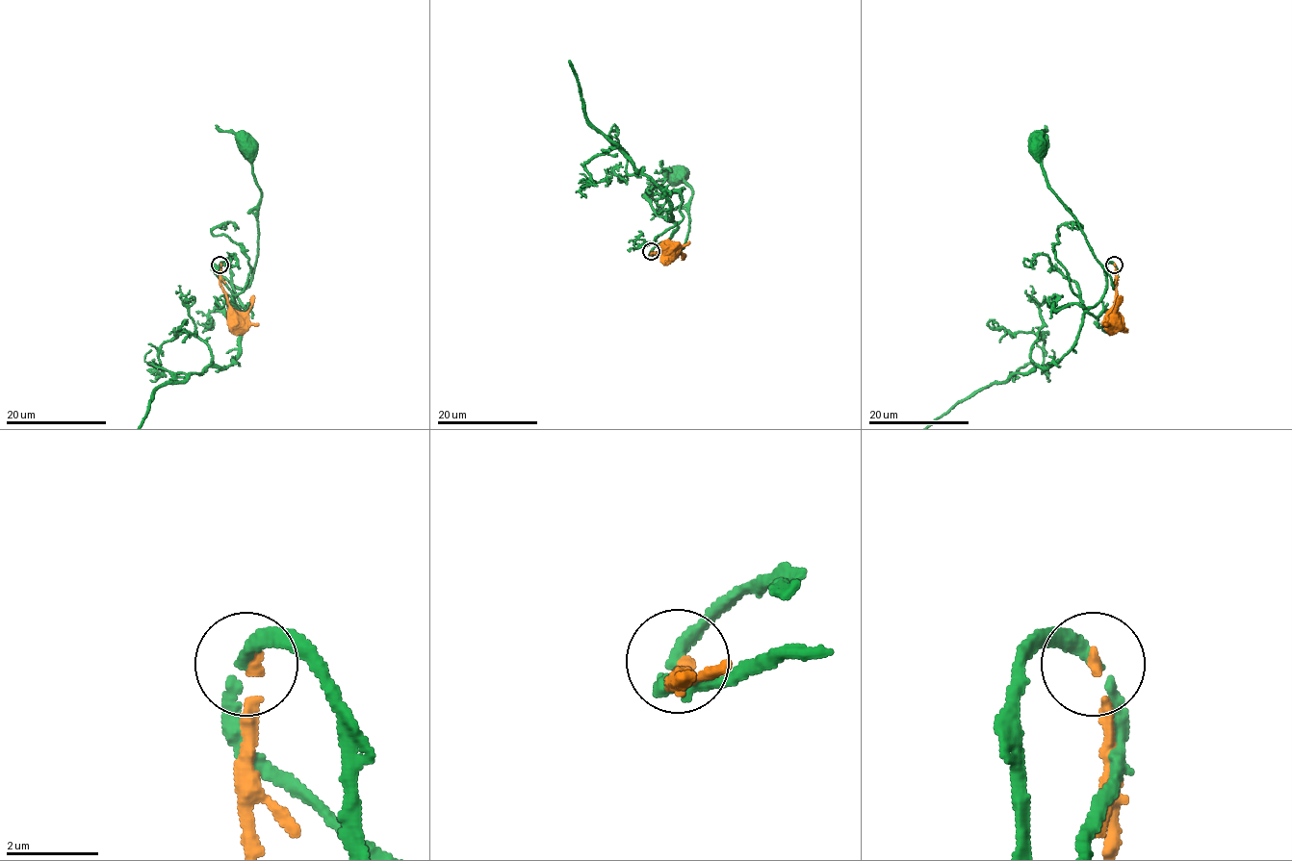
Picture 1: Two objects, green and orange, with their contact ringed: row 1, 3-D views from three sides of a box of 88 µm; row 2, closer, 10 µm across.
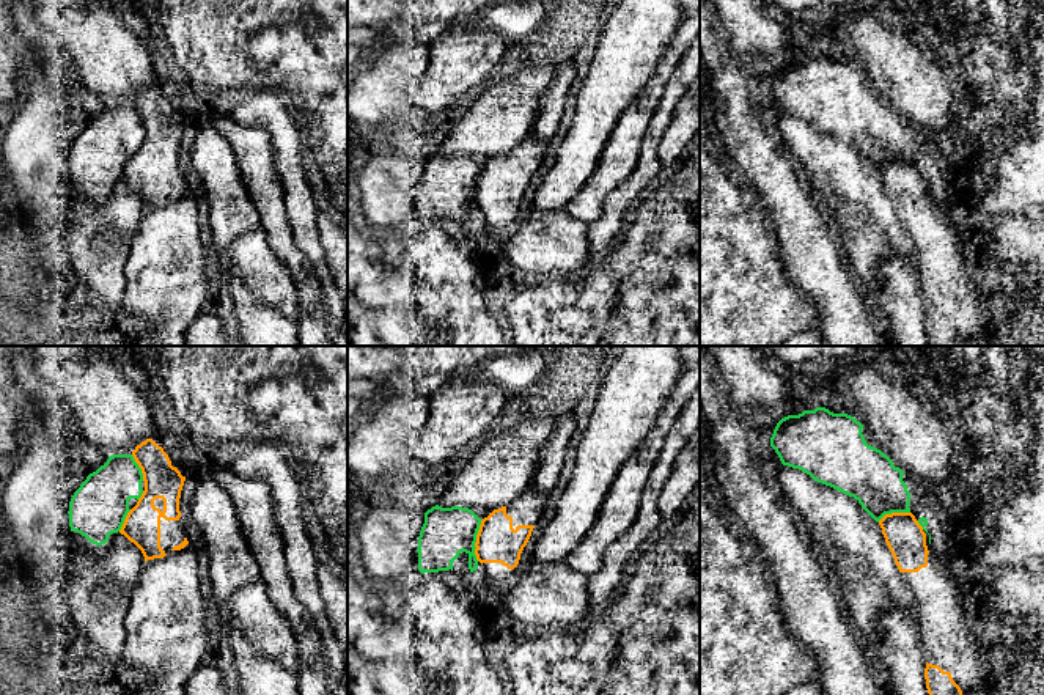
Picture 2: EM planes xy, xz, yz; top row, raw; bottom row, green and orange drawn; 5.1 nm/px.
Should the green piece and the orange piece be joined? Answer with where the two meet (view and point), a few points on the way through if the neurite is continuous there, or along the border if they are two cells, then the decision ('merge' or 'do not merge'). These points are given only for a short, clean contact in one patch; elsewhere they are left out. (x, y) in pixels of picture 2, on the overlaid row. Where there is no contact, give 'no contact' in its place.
meets green in xz at (475, 540); do not merge

